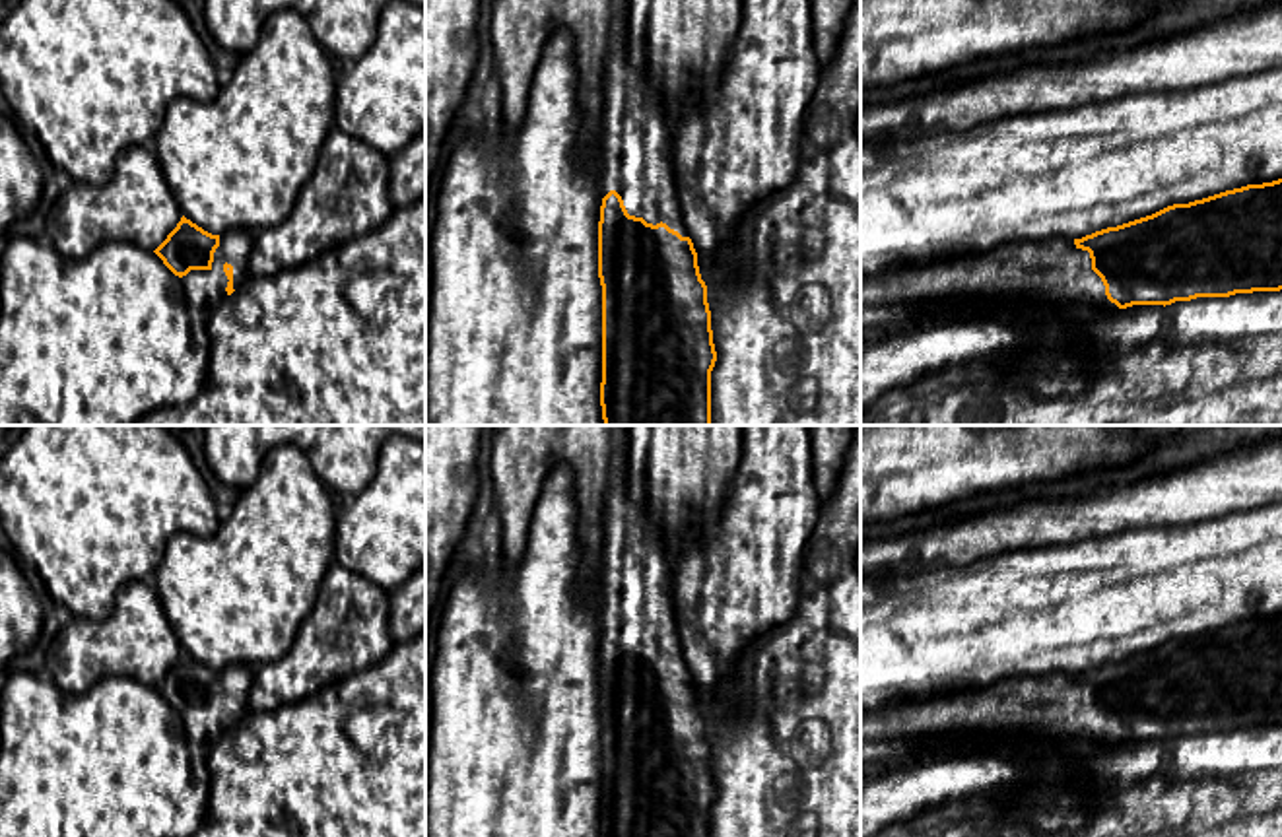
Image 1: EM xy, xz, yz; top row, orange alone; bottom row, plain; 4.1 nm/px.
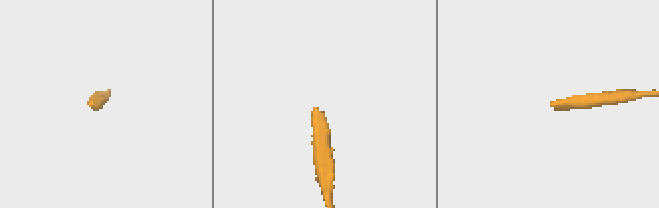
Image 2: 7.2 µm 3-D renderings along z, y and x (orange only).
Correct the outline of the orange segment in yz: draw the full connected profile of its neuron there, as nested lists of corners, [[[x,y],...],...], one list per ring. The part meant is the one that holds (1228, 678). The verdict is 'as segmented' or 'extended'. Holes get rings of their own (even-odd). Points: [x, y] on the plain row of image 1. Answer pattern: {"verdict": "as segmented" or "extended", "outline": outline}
{"verdict": "extended", "outline": [[[1282,614],[1247,619],[1082,674],[1006,678],[985,689],[860,715],[860,763],[969,750],[1066,750],[1282,724]]]}

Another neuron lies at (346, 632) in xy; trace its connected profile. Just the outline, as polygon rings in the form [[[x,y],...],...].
[[[332,561],[289,651],[254,668],[251,709],[297,703],[336,686],[381,664],[392,645],[388,592]]]

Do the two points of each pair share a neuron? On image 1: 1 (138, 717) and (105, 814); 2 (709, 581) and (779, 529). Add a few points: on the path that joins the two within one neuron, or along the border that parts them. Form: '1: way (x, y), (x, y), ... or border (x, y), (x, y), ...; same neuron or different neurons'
1: way (121, 740), (115, 764), (105, 775), (105, 791); same neuron
2: way (727, 577), (762, 542); same neuron

